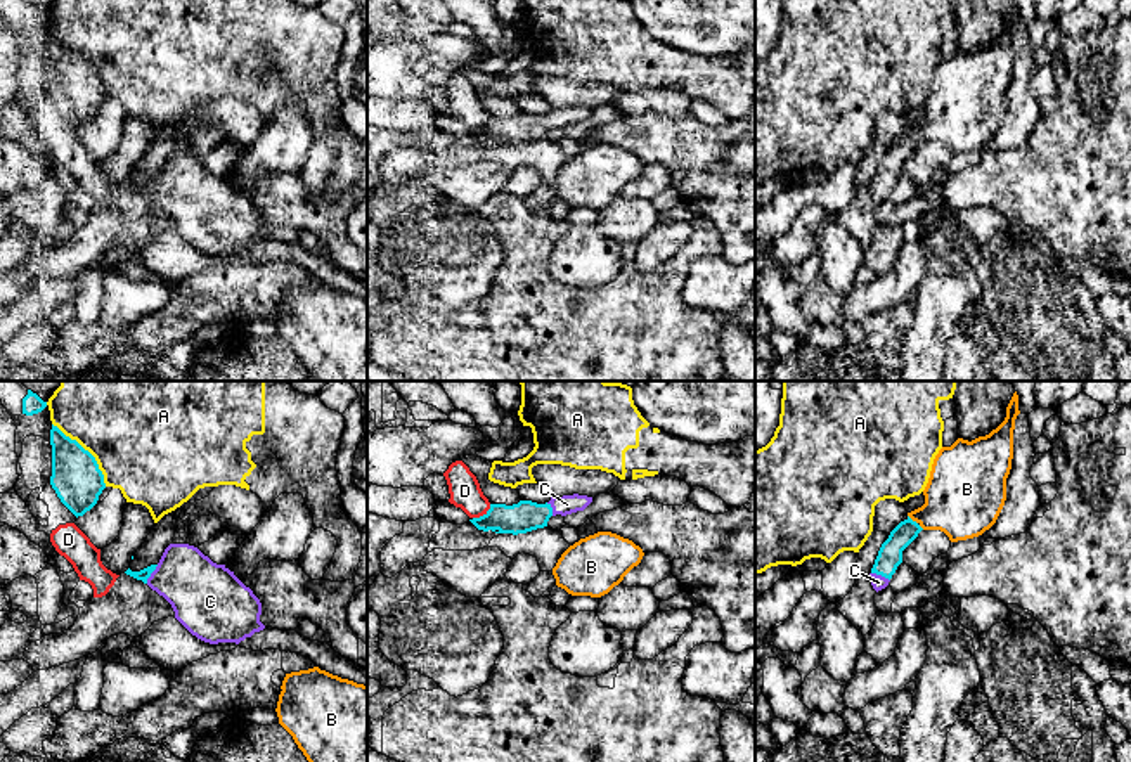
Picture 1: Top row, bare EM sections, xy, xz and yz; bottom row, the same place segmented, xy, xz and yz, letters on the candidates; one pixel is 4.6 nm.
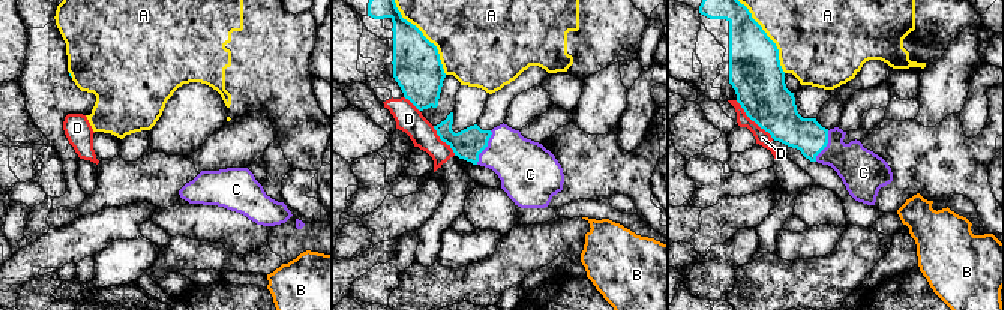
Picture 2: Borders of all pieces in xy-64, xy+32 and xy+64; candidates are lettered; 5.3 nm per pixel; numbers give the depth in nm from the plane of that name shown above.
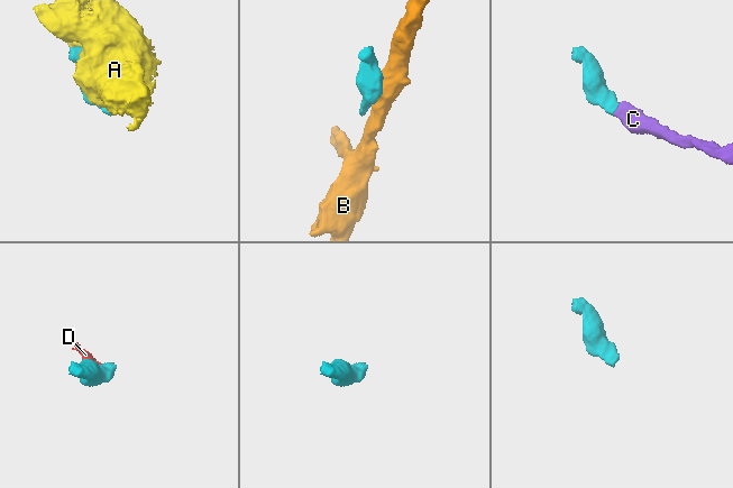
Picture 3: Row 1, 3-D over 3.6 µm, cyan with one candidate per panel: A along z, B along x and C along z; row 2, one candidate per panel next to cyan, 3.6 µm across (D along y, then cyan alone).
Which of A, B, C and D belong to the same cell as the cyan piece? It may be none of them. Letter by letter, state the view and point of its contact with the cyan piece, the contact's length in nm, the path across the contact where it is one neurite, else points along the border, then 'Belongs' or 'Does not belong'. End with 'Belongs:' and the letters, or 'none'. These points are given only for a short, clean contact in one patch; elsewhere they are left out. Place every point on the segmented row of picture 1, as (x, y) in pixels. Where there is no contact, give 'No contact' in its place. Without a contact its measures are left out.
A: Touches cyan at xy (87, 451). Shared border 380 nm. Does not belong
B: Touches cyan at yz (917, 523). Shared border 100 nm. Boundary: yz (908, 515), (924, 529). Does not belong
C: Touches cyan at xy (151, 572). Shared border 110 nm. Path across: xy (144, 574), (151, 572), (186, 577), (200, 591). Belongs
D: Touches cyan at xz (484, 515). Shared border 110 nm. Does not belong
Belongs: C

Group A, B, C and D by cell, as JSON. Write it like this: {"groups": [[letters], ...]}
{"groups": [["A"], ["B"], ["C"], ["D"]]}

